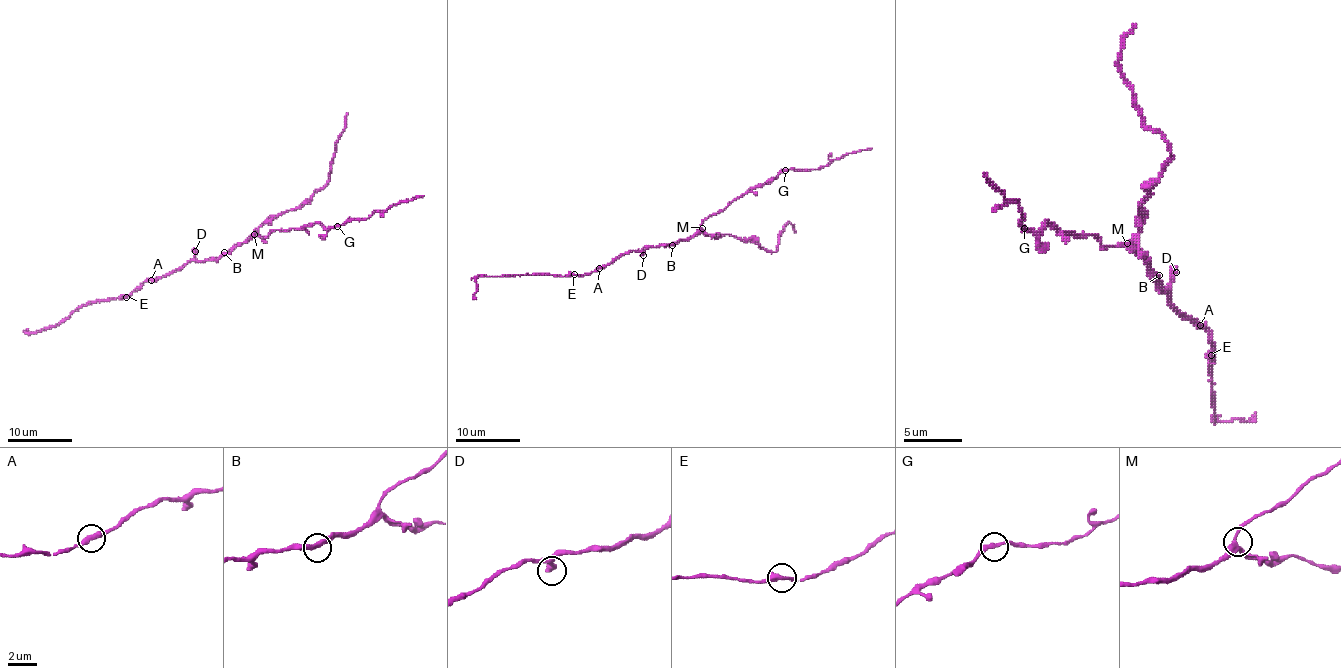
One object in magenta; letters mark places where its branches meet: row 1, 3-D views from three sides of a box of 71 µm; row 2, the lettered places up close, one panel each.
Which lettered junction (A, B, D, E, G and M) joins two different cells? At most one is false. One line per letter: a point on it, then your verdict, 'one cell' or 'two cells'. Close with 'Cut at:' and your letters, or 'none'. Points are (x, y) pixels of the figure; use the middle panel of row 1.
A: (599, 268) | one cell
B: (672, 245) | one cell
D: (643, 255) | one cell
E: (574, 274) | one cell
G: (785, 170) | one cell
M: (702, 228) | one cell
Cut at: none

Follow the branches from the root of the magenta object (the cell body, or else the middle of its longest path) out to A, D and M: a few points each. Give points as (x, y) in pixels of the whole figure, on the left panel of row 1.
A: (224, 256), (189, 260), (151, 280)
D: (224, 256), (198, 260), (195, 251)
M: (224, 256), (254, 234)

